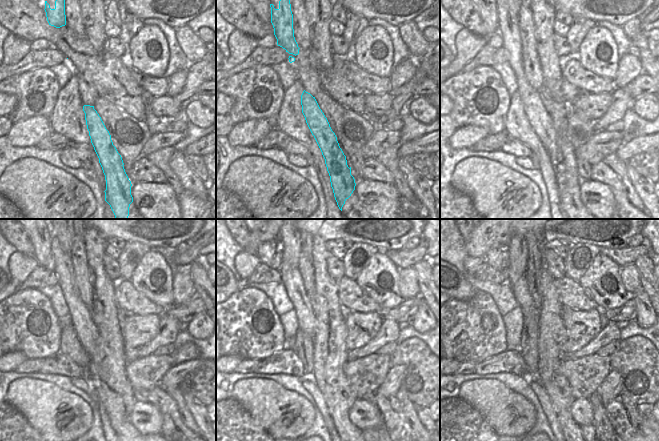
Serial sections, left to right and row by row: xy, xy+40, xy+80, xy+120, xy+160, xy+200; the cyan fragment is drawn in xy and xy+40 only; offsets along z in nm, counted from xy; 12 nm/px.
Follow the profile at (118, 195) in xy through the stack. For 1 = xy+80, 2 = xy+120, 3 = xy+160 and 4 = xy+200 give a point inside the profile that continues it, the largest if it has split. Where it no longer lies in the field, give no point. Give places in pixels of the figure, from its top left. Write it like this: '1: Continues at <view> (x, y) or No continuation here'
1: Continues at xy+80 (540, 121)
2: Continues at xy+120 (81, 320)
3: Continues at xy+160 (291, 278)
4: Continues at xy+200 (528, 303)

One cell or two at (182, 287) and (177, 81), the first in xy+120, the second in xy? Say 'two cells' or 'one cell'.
one cell

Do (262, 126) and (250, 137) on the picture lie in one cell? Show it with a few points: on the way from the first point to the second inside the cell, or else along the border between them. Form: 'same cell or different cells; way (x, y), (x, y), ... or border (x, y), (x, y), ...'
same cell; way (259, 128), (253, 134)

